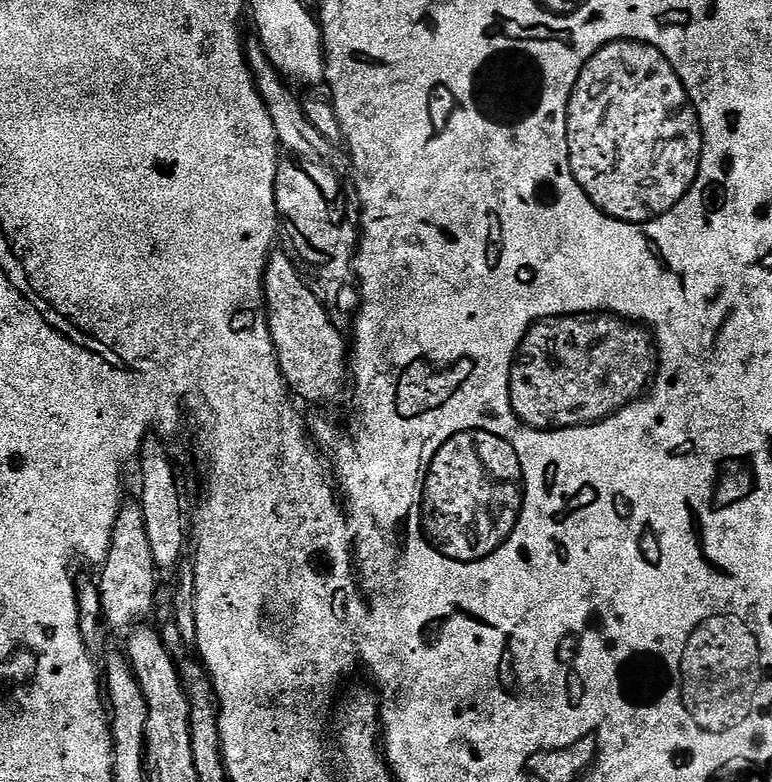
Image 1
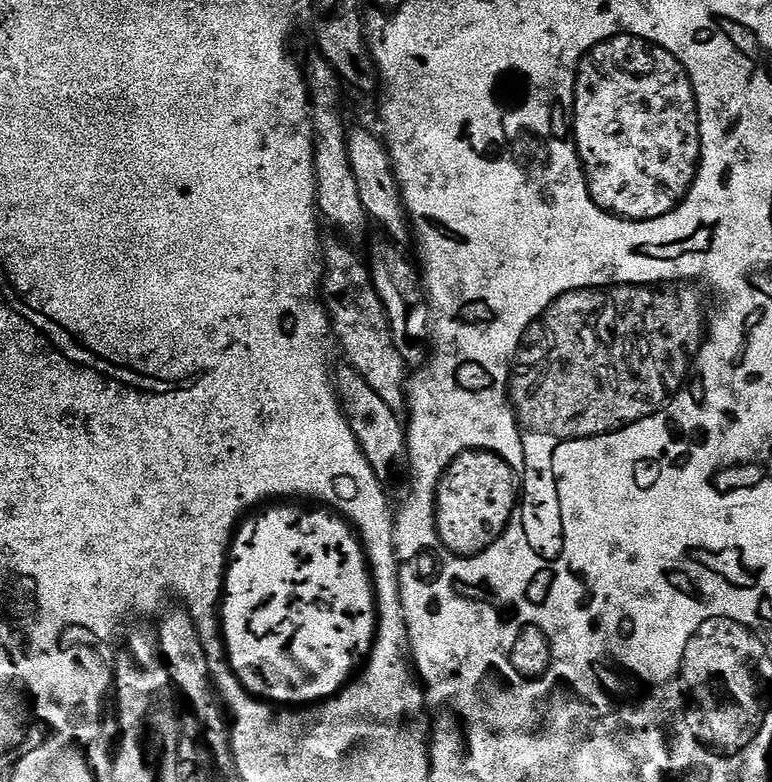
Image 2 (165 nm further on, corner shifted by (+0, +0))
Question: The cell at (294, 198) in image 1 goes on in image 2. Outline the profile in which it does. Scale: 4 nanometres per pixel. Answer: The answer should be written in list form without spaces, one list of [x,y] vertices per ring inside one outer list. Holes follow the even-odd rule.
[[[332,240],[322,248],[322,292],[328,295],[327,307],[334,317],[334,328],[340,331],[340,340],[344,343],[347,363],[356,369],[356,373],[394,410],[397,414],[405,411],[408,394],[405,388],[410,375],[402,354],[395,348],[388,321],[386,306],[378,296],[378,290],[372,281],[369,265],[362,259],[355,247]]]

